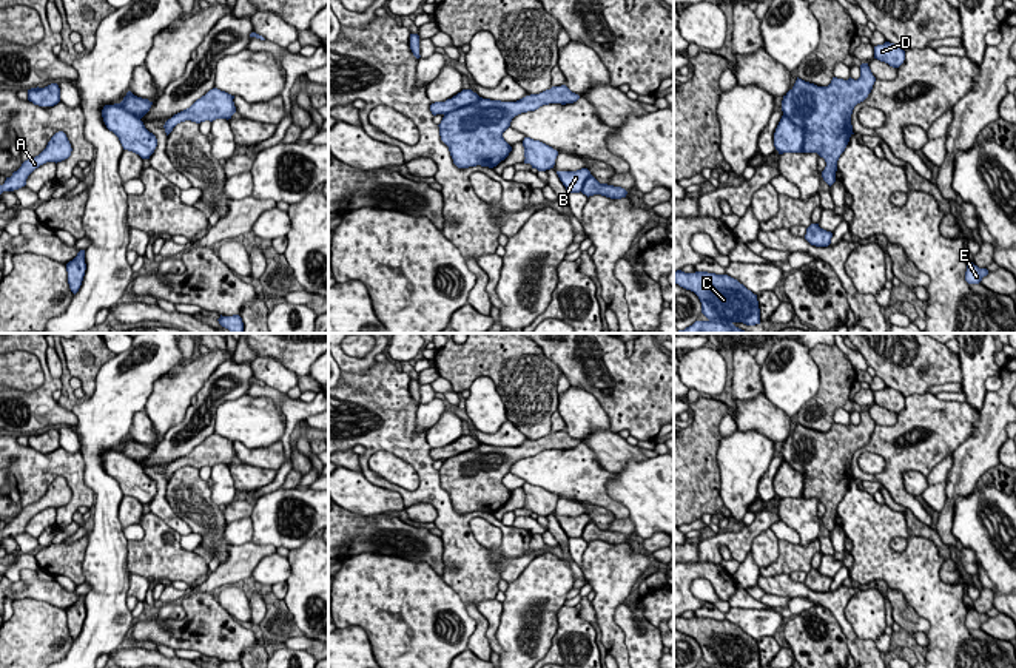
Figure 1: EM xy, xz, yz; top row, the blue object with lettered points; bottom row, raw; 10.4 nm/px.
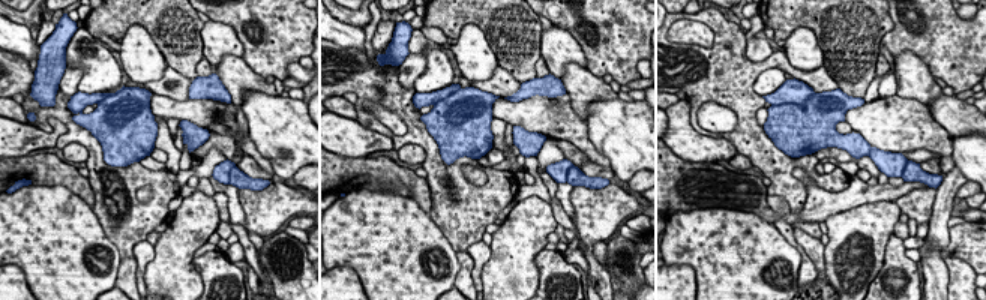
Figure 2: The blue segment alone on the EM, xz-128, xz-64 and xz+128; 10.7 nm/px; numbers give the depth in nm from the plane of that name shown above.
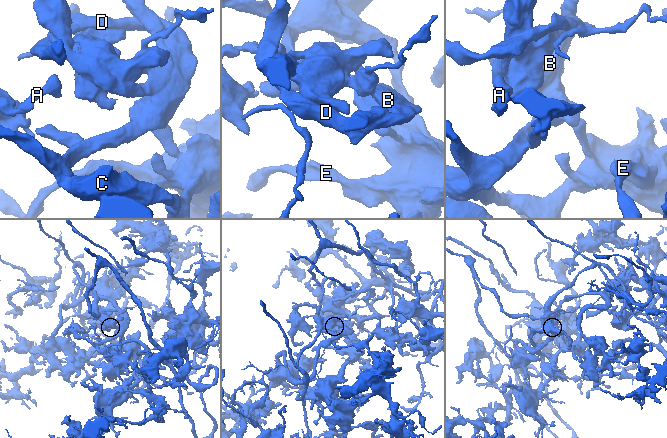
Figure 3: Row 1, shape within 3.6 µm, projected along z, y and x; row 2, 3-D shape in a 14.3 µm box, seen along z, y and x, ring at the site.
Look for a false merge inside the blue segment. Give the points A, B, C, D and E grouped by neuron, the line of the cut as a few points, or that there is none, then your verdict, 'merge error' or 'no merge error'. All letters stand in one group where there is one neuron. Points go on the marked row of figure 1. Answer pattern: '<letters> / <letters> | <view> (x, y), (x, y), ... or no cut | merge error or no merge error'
A B C D E | no cut | no merge error

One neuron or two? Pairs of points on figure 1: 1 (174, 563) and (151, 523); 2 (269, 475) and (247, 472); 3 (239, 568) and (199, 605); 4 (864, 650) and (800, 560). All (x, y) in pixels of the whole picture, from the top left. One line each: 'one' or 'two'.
1: one
2: one
3: two
4: two

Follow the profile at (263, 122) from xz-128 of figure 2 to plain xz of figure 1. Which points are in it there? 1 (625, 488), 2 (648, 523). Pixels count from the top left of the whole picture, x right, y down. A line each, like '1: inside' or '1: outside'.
1: inside
2: inside

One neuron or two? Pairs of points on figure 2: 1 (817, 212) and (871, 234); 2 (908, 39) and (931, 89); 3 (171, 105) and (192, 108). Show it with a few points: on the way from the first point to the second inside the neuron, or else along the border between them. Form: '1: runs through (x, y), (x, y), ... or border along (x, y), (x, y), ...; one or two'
1: border along (863, 203), (836, 212), (824, 221); two
2: border along (893, 57), (904, 51), (913, 51), (935, 77); two
3: runs through (176, 108), (188, 108); one

